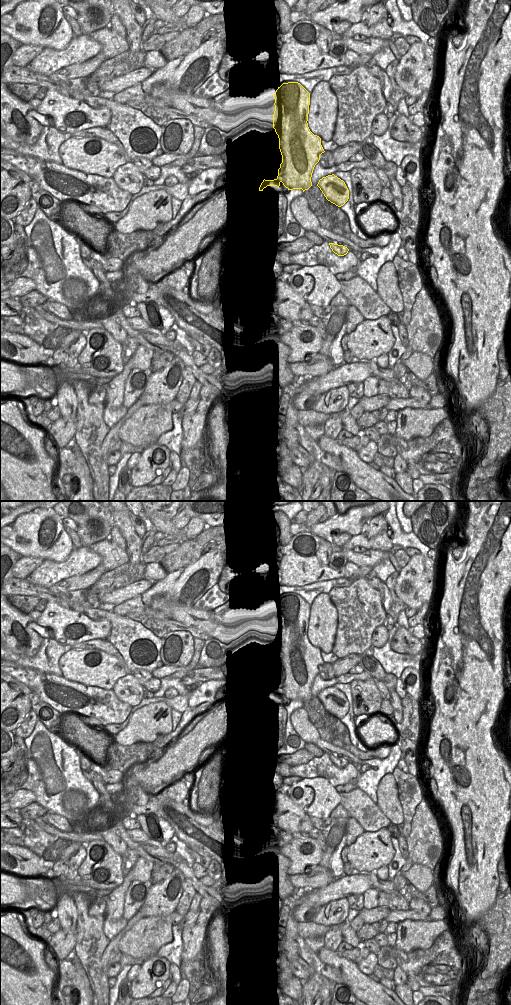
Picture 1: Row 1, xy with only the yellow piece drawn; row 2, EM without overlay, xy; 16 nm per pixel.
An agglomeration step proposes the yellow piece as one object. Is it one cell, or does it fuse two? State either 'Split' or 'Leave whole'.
Leave whole

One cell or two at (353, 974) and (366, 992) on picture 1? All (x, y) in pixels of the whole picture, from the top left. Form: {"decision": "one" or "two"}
{"decision": "one"}

